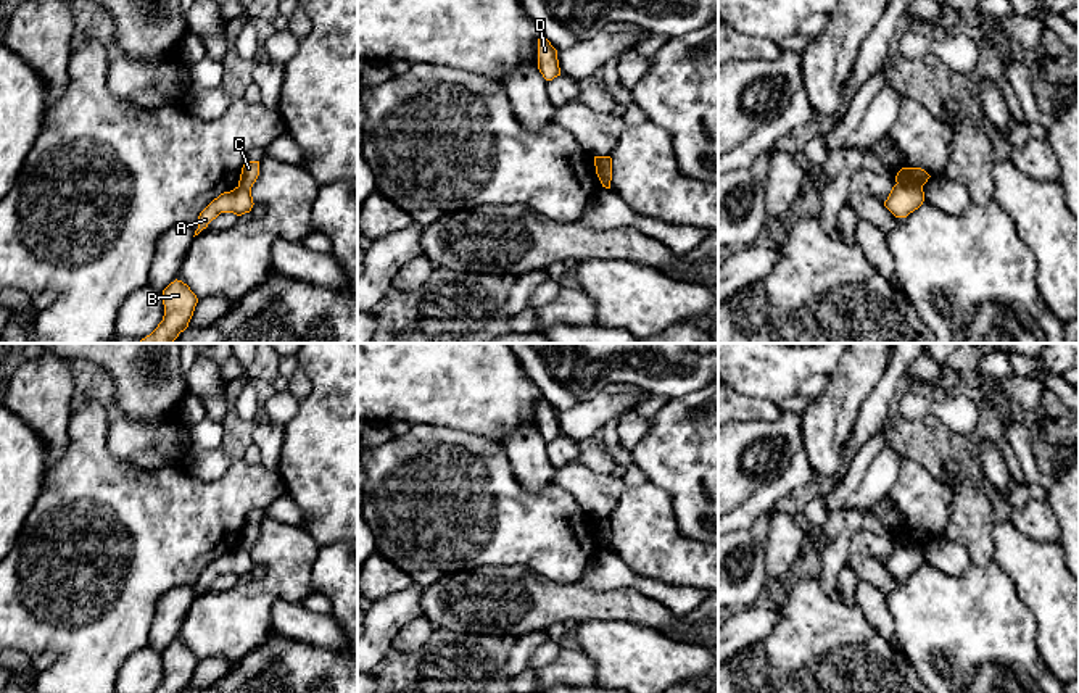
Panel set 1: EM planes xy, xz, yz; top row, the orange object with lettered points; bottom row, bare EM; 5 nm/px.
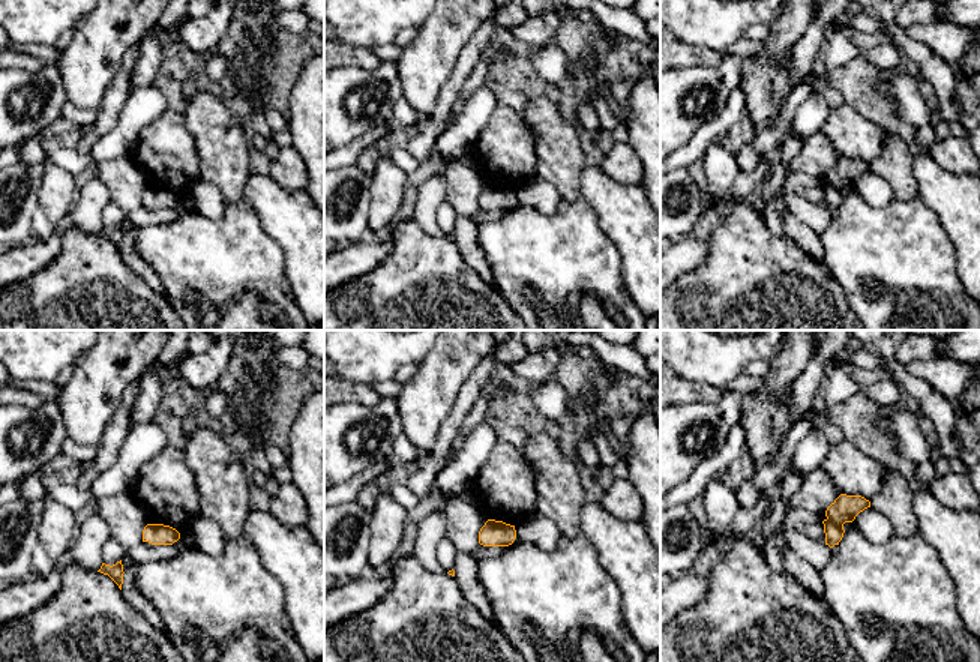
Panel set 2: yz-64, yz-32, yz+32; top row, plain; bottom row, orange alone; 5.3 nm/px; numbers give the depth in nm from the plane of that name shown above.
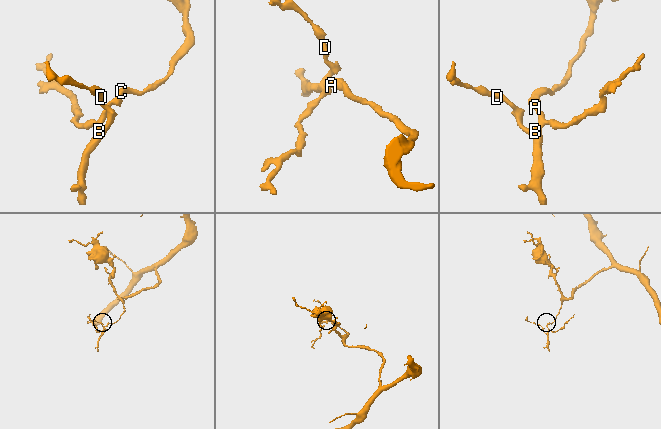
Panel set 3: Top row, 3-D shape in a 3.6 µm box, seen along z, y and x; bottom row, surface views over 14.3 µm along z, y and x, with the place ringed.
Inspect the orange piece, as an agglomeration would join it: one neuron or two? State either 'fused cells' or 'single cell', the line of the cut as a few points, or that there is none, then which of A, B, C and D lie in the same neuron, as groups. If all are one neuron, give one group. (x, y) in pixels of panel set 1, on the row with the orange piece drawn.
fused cells | yz (897, 182), (921, 189) | A B D / C

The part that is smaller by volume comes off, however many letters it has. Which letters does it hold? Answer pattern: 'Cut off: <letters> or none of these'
Cut off: A, B, D

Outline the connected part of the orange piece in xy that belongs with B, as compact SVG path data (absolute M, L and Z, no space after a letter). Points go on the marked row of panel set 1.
M177 279L171 282L163 290L163 321L140 343L174 343L179 334L188 327L196 303L198 298L187 284Z

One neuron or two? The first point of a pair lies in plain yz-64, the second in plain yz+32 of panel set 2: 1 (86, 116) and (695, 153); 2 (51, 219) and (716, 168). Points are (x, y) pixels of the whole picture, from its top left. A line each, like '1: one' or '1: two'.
1: one
2: one

